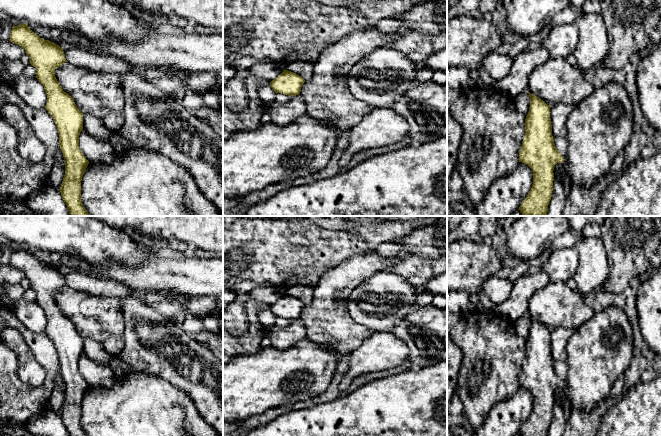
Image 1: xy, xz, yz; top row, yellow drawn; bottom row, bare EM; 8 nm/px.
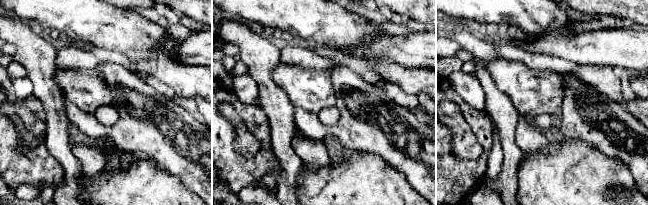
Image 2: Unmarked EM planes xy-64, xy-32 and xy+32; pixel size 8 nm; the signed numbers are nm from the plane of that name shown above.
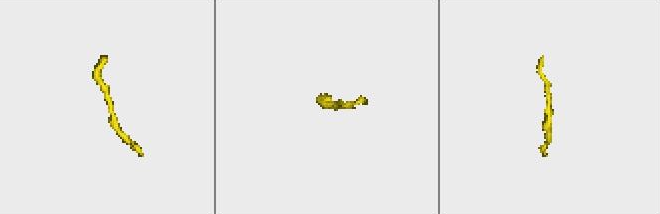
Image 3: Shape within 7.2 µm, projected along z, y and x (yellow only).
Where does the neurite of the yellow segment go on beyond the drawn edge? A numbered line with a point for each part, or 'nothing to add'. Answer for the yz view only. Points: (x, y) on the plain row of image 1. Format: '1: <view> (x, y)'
nothing to add

